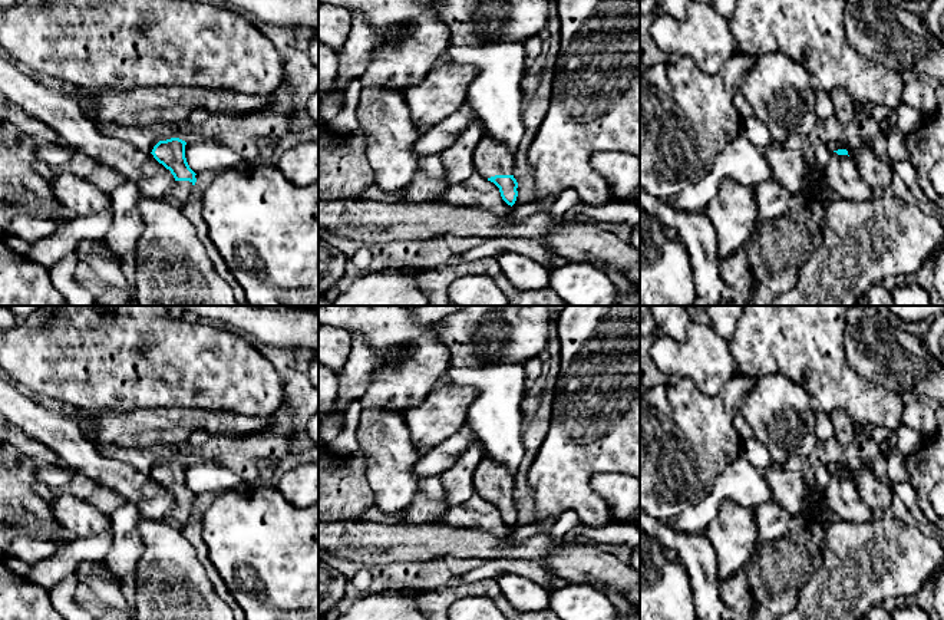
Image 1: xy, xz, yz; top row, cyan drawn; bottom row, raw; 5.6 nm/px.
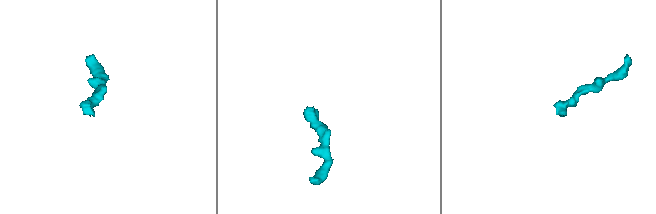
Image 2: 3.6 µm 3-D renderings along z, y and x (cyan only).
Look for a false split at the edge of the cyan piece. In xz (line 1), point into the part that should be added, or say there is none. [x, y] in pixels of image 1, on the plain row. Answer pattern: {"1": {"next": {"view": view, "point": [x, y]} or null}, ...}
{"1": {"next": {"view": "xz", "point": [491, 480]}}}

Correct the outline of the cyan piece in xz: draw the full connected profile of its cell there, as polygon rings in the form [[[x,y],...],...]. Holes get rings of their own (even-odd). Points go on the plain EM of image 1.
[[[486,455],[473,474],[473,492],[494,504],[508,527],[514,527],[518,518],[518,504],[514,499],[515,476]]]

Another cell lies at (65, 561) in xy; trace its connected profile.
[[[112,528],[99,535],[69,538],[57,545],[52,557],[30,565],[26,578],[49,591],[67,576],[75,574],[82,561],[102,560],[112,548],[112,541]]]

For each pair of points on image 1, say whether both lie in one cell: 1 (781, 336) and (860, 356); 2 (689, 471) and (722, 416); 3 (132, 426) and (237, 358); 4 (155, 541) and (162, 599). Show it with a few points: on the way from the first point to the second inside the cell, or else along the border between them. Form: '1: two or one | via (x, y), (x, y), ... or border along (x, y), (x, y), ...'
1: two | border along (845, 320), (845, 359), (865, 379)
2: one | via (689, 458), (689, 449), (709, 429)
3: two | border along (194, 409), (134, 409), (126, 412)
4: one | via (159, 556), (159, 581), (162, 584)

